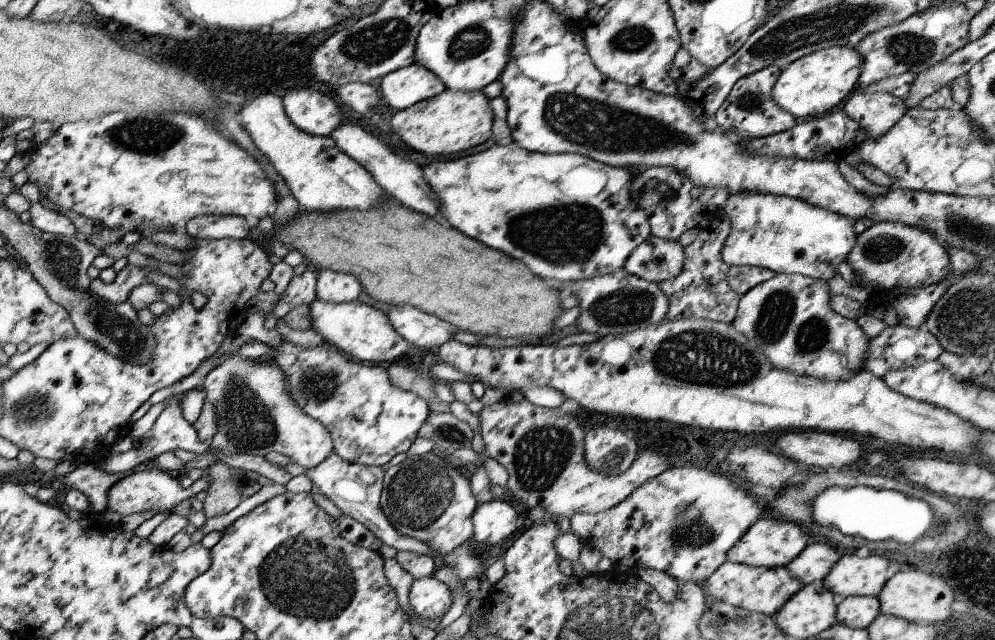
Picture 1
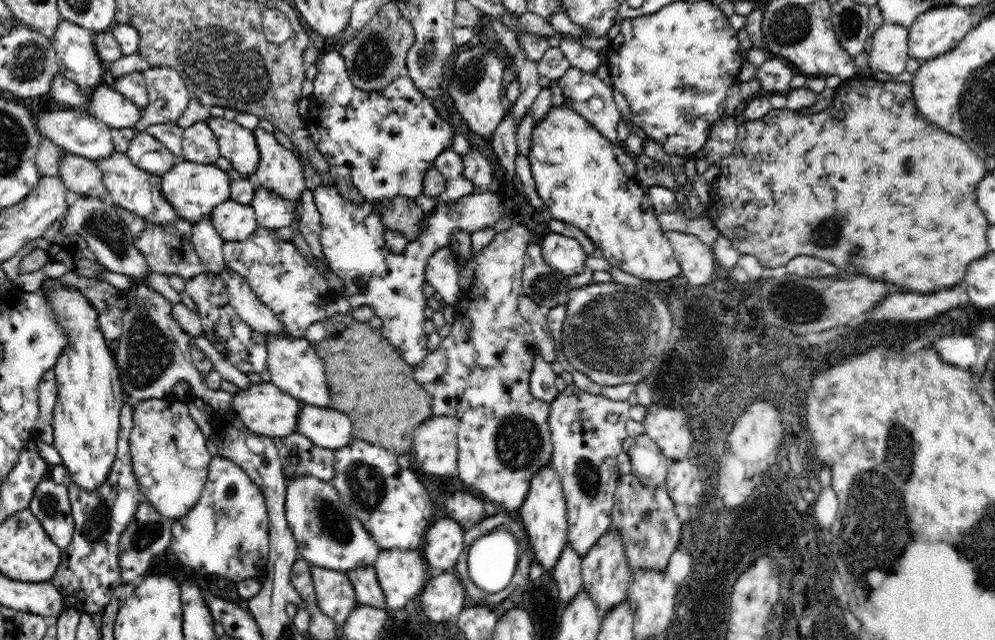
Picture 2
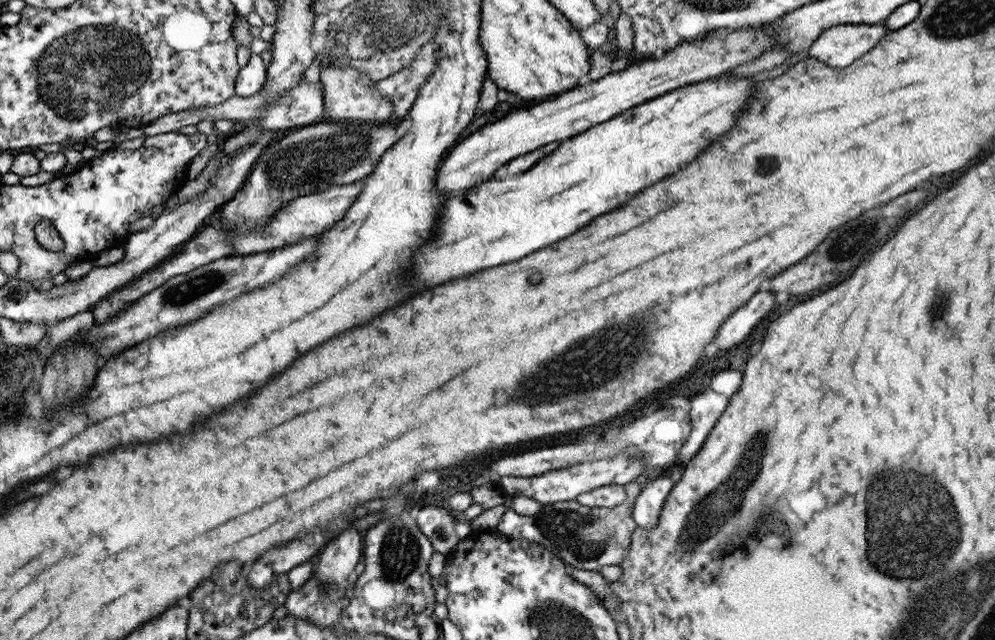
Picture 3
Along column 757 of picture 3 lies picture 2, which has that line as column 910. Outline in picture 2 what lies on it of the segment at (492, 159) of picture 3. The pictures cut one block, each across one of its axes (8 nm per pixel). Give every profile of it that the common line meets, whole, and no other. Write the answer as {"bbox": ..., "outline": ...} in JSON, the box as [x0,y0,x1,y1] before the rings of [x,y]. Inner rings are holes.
{"bbox":[908,4,974,62],"outline":[[[950,4],[930,8],[920,14],[910,26],[908,54],[918,62],[928,62],[958,46],[958,42],[972,30],[974,22],[970,10]]]}

